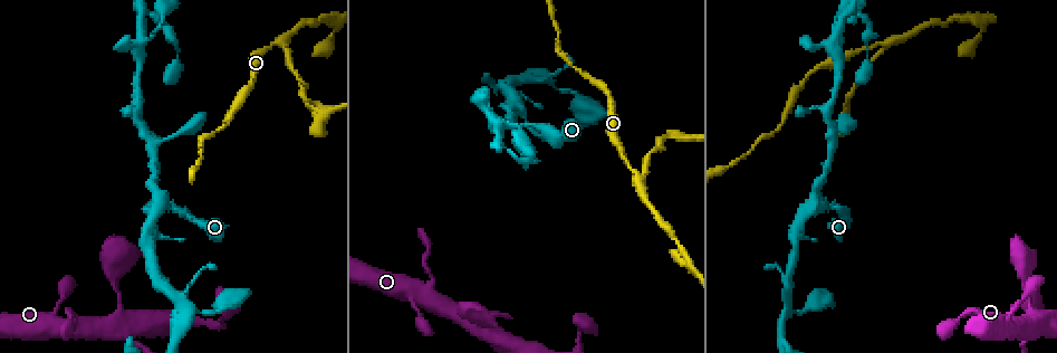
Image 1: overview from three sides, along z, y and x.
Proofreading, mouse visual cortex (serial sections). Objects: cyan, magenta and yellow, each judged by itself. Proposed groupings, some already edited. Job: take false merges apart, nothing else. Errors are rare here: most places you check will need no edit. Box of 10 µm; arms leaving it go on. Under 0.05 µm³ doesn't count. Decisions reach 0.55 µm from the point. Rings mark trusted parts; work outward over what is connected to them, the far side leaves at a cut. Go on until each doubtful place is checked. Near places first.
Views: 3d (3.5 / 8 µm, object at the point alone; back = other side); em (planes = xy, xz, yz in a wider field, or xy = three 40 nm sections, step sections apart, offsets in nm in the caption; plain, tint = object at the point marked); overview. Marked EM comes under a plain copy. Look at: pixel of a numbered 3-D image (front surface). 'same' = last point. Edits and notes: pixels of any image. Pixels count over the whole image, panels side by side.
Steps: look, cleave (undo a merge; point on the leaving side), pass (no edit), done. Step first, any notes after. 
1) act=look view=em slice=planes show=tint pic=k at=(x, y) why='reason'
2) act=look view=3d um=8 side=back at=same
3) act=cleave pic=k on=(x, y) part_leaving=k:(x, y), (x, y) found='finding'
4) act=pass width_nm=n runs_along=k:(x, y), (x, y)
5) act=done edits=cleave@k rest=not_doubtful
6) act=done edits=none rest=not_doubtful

act=look view=3d um=3.5 pic=1 at=(814, 205) why='three-way junction'

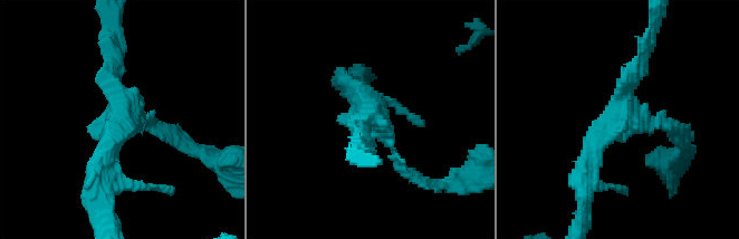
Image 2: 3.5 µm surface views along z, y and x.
act=look view=em slice=xy step=3 show=tint pic=2 at=(376, 117) why='need the tissue'

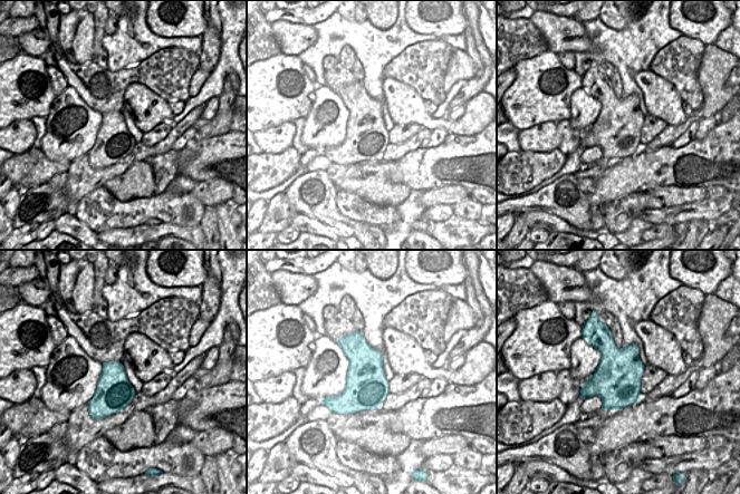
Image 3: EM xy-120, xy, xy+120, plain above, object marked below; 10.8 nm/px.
act=pass runs_along=2:(161, 130), (121, 113), (113, 50) found='continuous, no second cell'

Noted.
act=look view=3d um=8 side=back pic=1 at=(140, 43)

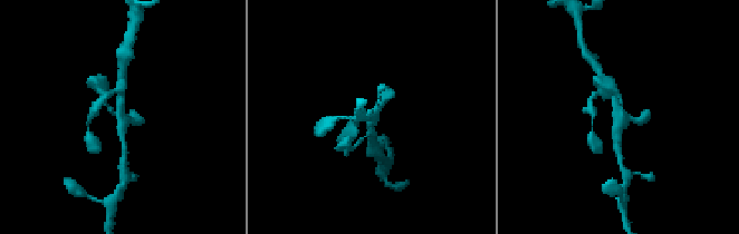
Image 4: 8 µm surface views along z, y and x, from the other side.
act=look view=3d um=3.5 at=same why='closer look'

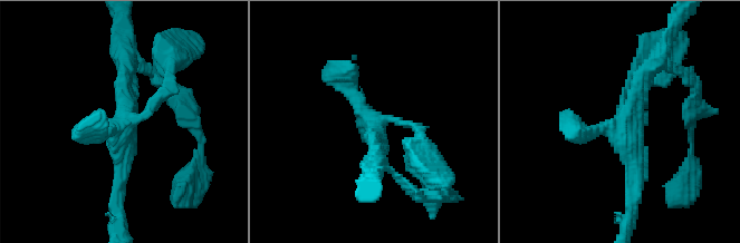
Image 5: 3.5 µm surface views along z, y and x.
act=look view=em slice=planes show=tint pic=5 at=(628, 121) arms=4 arm_widths_nm=100,200,200,250

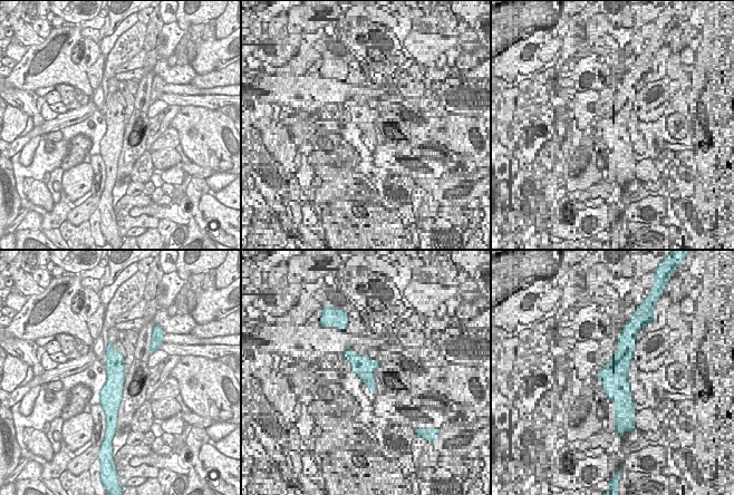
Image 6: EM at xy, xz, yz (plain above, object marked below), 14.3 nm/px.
act=pass width_nm=300 runs_along=6:(109, 348), (113, 356), (113, 410) found='all the same cell'

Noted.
act=look view=3d um=3.5 pic=1 at=(637, 174) why='side arm on a straight run'

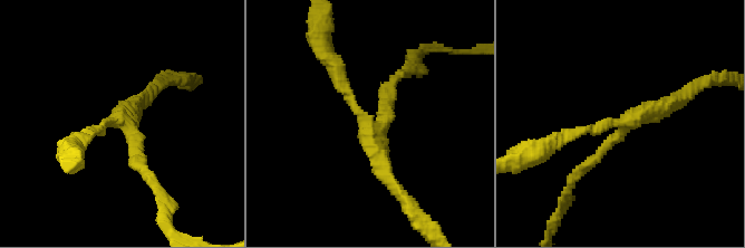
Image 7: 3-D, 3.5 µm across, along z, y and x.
act=look view=em slice=planes show=tint pic=7 at=(370, 125) why='need the tissue'

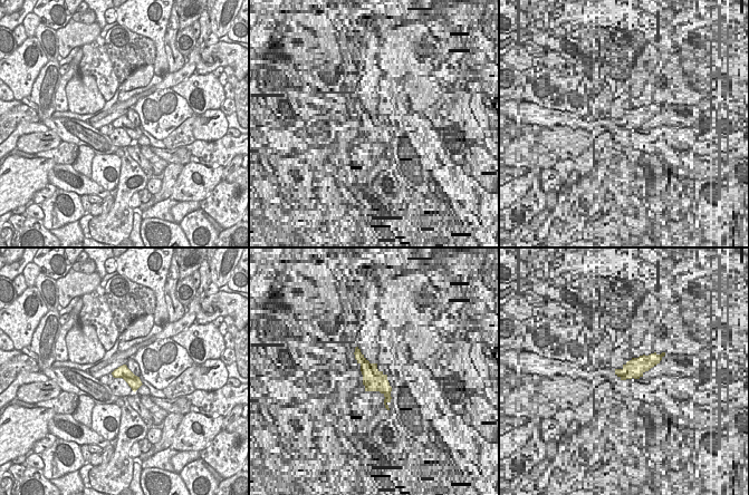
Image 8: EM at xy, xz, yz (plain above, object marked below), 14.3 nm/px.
act=pass arms=3 runs_along=7:(334, 68), (393, 186) found='all the same cell'

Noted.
act=done edits=none rest=not_doubtful

